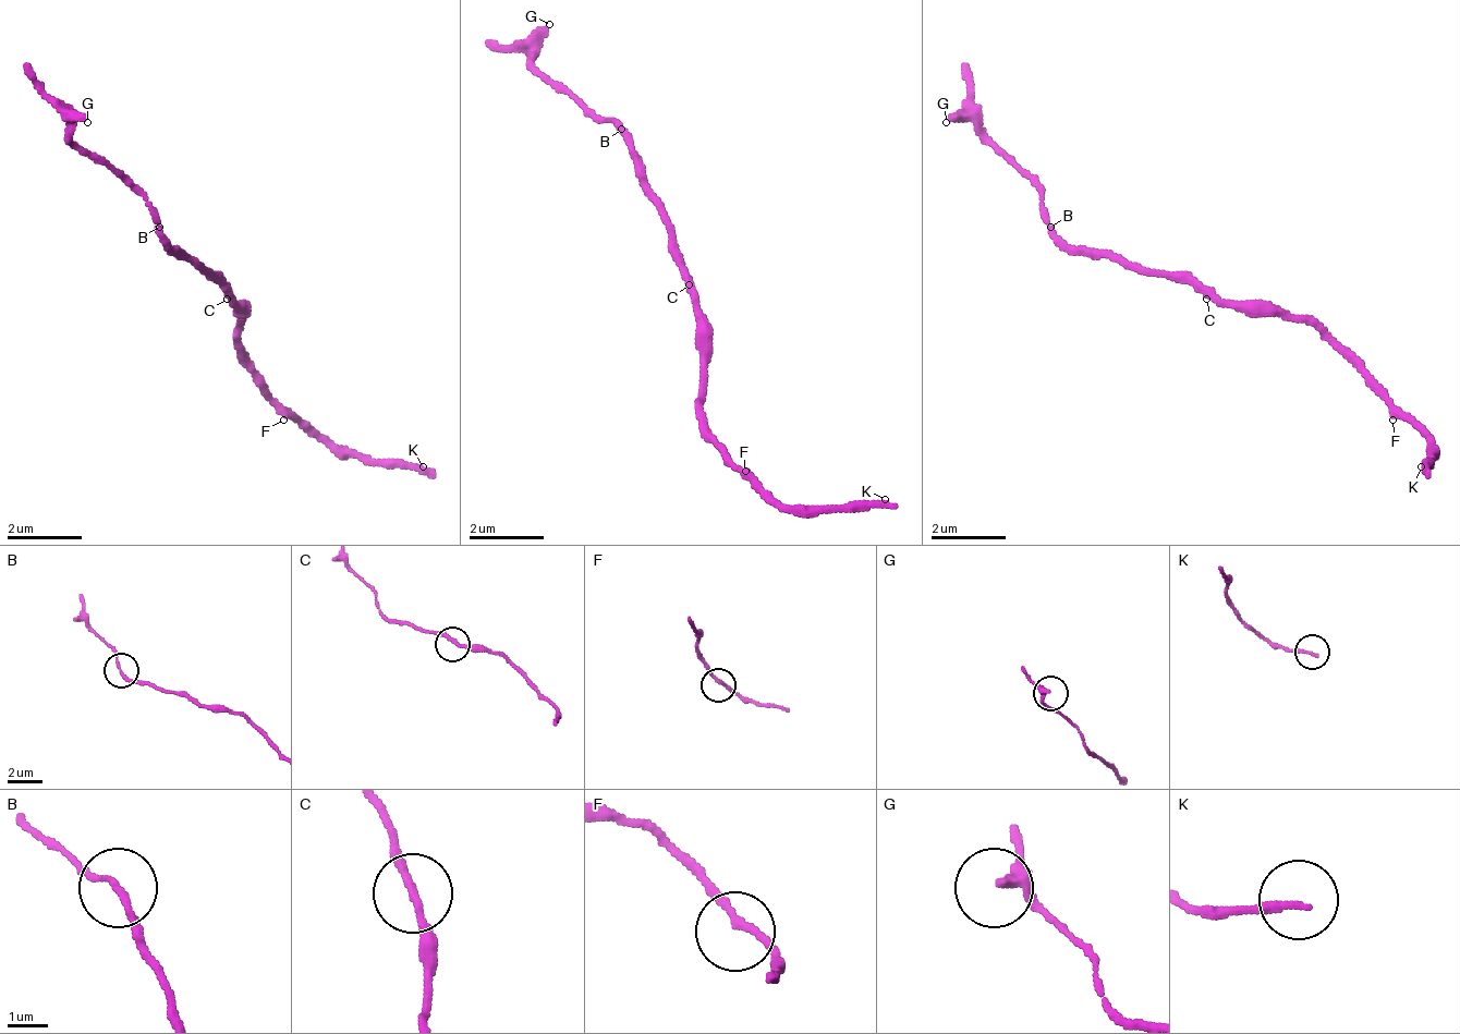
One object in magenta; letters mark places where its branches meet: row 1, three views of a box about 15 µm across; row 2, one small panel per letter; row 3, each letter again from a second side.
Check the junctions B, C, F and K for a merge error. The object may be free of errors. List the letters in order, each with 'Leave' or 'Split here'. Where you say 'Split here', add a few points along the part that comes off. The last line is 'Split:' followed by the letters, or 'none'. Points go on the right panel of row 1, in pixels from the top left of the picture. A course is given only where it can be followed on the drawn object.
B: Split here. Course of the part to remove: (1048, 224), (1039, 187), (983, 131), (964, 67)
C: Leave
F: Leave
K: Leave
Split: B

